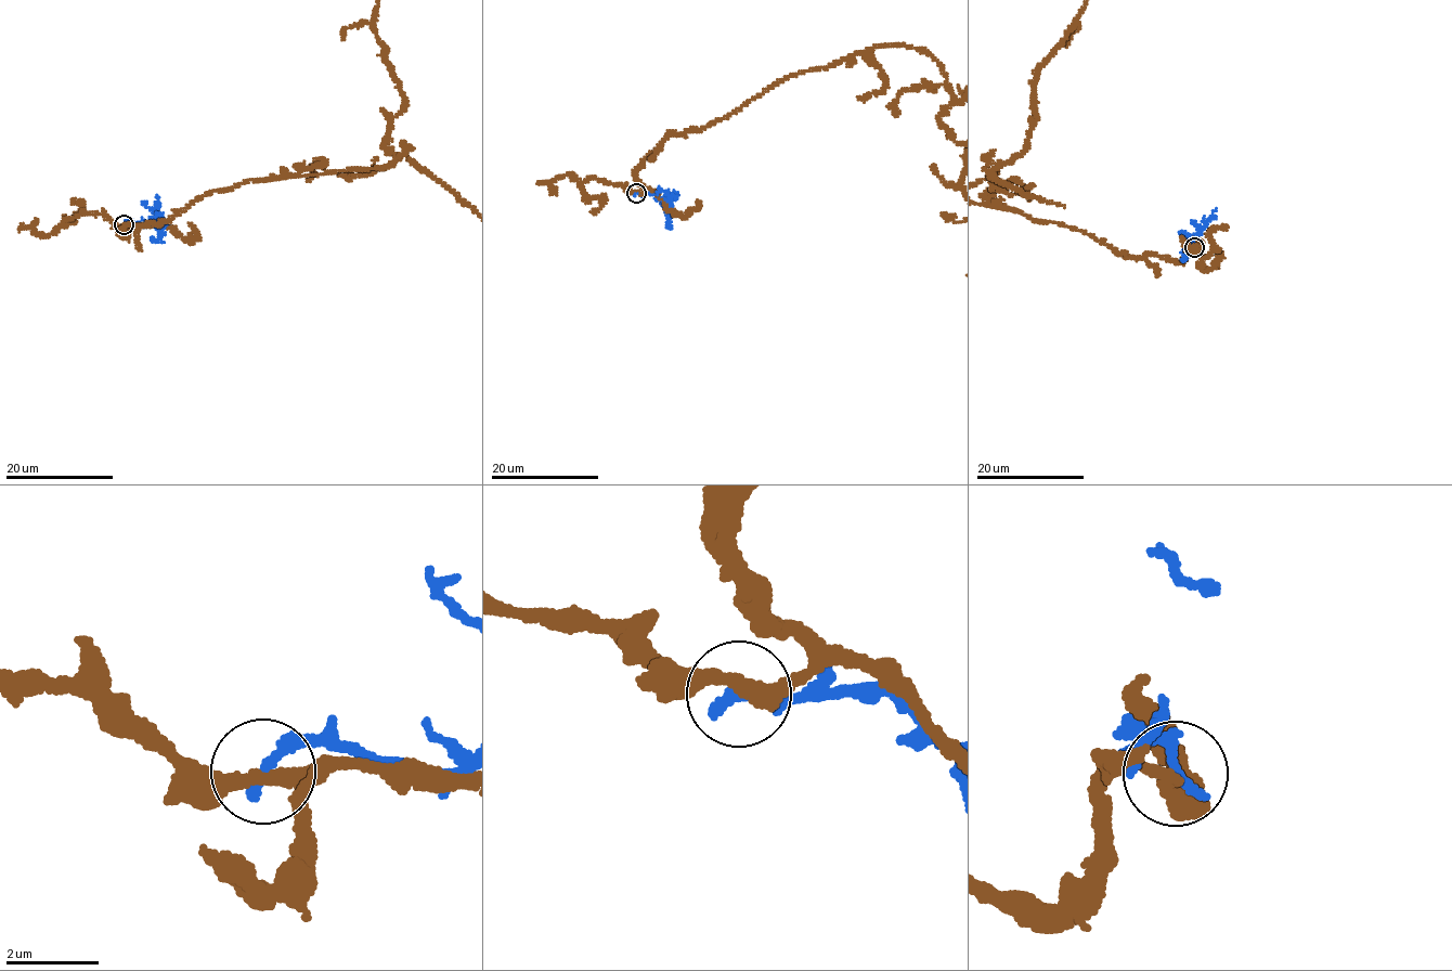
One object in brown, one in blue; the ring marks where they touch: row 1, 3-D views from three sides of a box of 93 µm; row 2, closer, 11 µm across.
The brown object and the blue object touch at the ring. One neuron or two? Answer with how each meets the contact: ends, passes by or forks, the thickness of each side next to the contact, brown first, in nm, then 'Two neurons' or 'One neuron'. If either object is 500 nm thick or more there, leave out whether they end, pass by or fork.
At the ring brown passes by. At the ring blue ends. Thickness 320 nm (brown) against 280 nm. Two neurons

